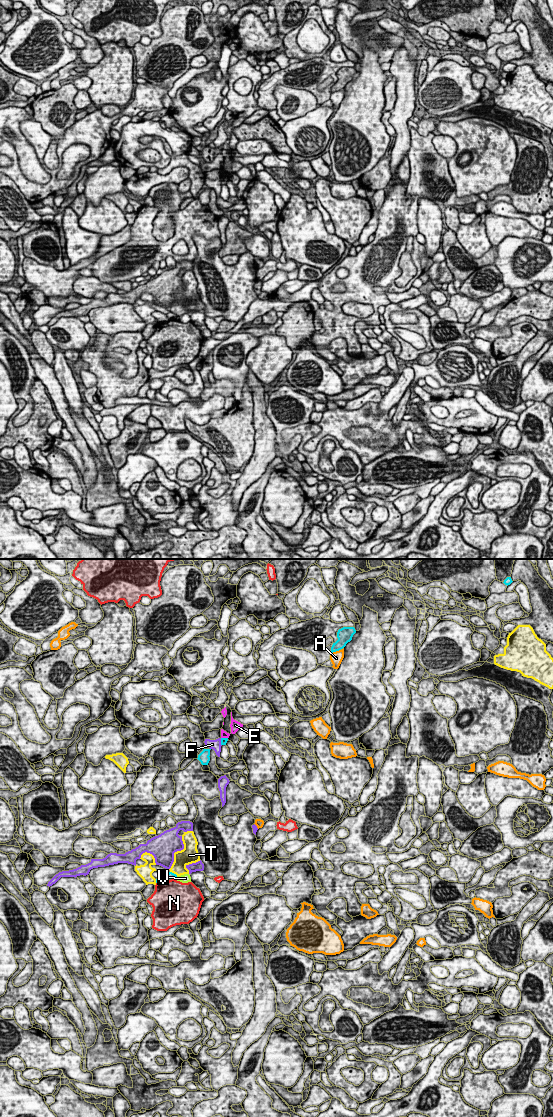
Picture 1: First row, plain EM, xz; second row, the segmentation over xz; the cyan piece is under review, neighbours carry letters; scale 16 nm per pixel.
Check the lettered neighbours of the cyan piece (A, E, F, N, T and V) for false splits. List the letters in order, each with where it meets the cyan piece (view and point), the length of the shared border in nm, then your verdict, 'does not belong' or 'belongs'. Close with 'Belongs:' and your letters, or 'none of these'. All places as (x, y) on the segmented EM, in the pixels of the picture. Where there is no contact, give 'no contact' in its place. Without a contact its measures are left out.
A: xz (337, 650) | 240 nm | does not belong
E: xz (224, 738) | 110 nm | does not belong
F: xz (221, 742) | 130 nm | does not belong
N: xz (173, 878) | 70 nm | does not belong
T: xz (173, 873) | 140 nm | does not belong
V: xz (175, 877) | 70 nm | does not belong
Belongs: none of these

